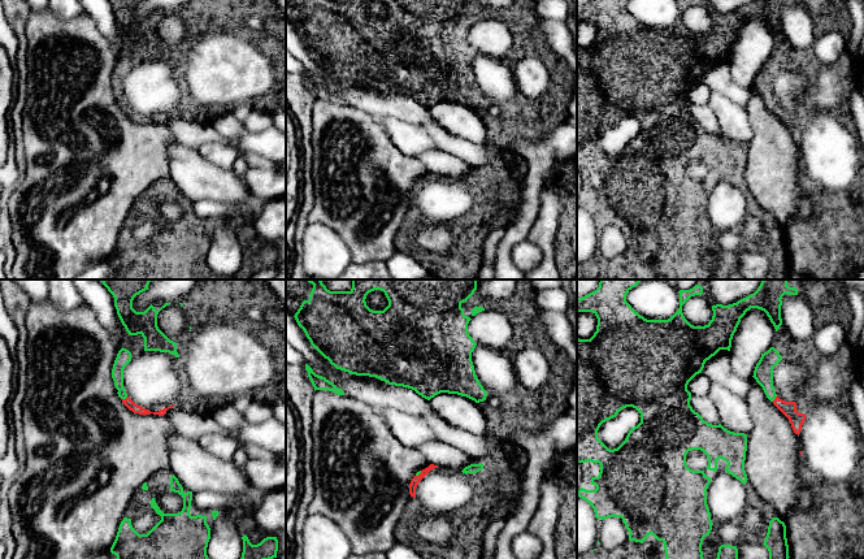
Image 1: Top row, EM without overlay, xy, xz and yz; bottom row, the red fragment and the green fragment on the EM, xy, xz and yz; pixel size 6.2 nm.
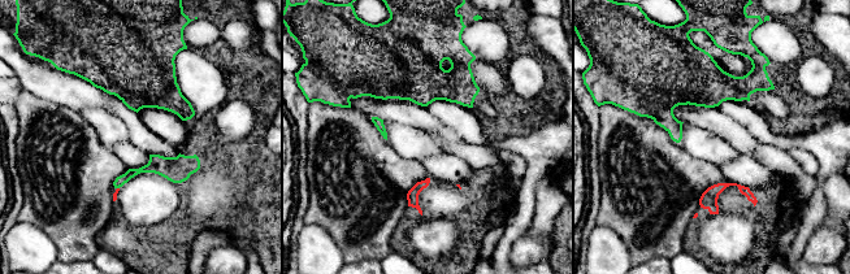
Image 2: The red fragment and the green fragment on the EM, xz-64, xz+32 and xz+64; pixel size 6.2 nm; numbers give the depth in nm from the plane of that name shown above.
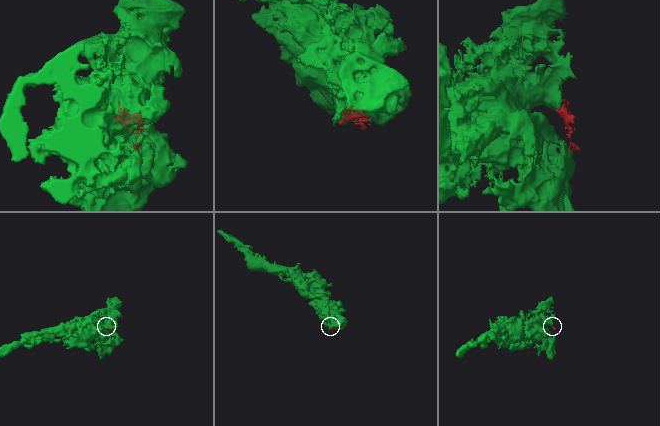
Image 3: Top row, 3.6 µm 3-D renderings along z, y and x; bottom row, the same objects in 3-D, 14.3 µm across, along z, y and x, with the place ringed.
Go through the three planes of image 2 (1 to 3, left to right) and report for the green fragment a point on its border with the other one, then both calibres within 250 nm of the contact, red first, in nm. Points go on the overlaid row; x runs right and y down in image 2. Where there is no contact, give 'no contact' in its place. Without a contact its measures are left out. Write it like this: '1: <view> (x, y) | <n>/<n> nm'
1: no contact
2: no contact
3: no contact

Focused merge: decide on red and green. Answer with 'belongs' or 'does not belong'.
belongs

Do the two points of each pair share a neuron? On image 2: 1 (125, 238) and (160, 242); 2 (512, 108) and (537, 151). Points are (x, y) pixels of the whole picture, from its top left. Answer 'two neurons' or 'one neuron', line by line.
1: one neuron
2: two neurons

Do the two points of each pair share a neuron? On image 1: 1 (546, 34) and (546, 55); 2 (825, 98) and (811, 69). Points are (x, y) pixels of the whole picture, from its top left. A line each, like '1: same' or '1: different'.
1: different
2: same

